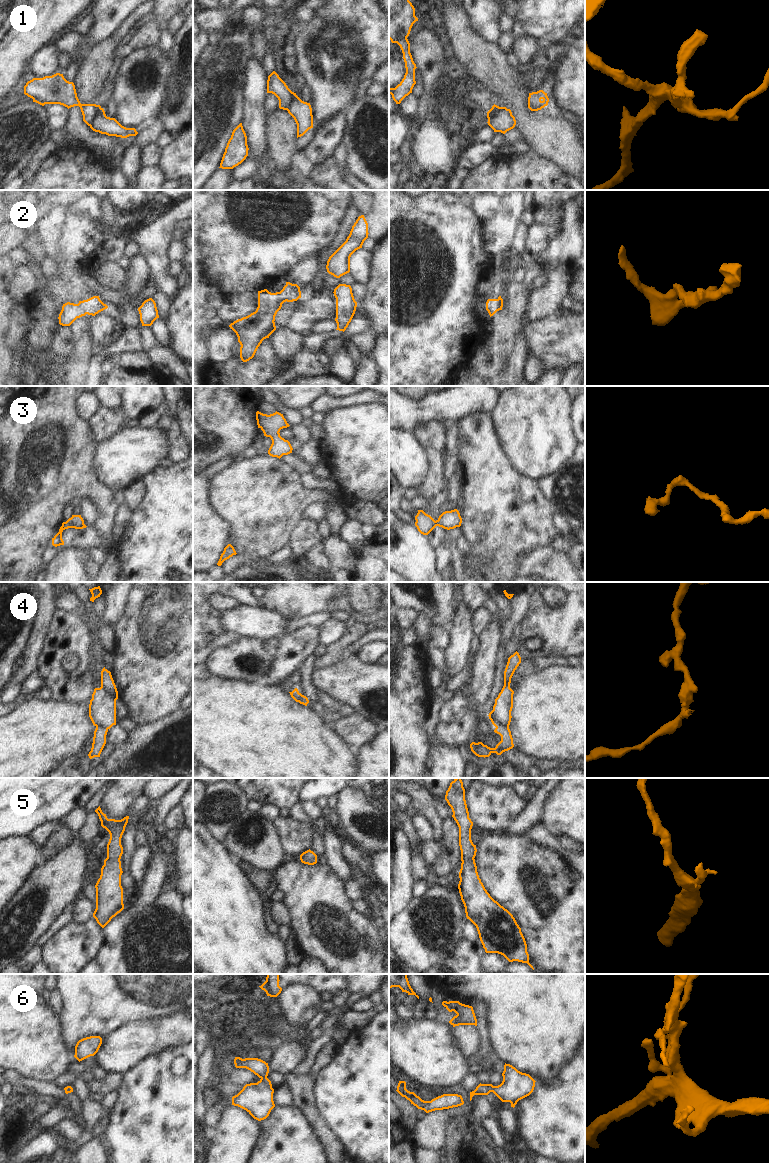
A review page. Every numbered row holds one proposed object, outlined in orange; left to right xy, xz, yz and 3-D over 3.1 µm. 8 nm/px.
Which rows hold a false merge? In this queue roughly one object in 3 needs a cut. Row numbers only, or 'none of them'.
1, 4

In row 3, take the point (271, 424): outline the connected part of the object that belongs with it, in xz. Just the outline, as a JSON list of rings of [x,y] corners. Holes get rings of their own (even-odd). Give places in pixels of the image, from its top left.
[[[259,411],[256,412],[256,420],[258,428],[260,428],[264,436],[270,437],[272,444],[268,450],[268,454],[272,457],[281,458],[283,455],[292,453],[292,446],[288,440],[280,436],[280,430],[290,425],[287,423],[283,414],[275,412],[267,415]]]

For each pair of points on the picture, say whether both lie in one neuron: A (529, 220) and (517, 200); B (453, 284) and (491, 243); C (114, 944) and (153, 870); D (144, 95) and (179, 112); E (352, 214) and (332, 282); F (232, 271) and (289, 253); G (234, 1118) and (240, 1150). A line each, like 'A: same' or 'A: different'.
A: different
B: different
C: same
D: different
E: same
F: same
G: same

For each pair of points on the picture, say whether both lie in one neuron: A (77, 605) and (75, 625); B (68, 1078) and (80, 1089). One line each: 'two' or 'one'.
A: two
B: two

